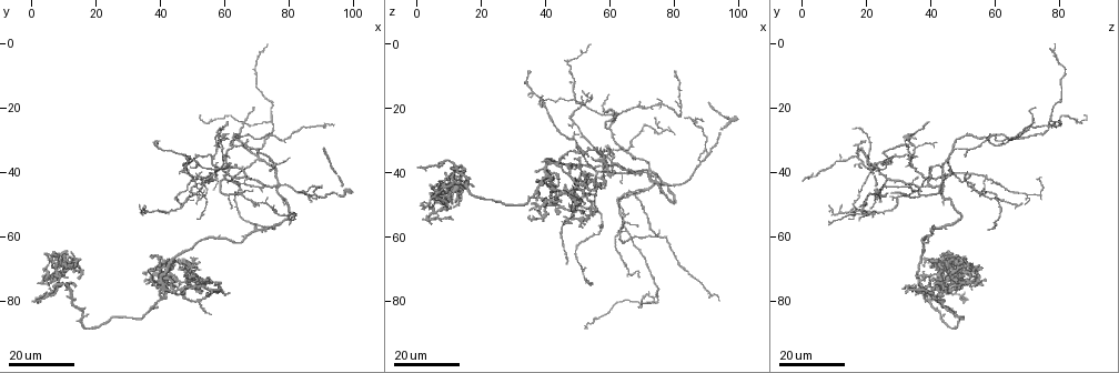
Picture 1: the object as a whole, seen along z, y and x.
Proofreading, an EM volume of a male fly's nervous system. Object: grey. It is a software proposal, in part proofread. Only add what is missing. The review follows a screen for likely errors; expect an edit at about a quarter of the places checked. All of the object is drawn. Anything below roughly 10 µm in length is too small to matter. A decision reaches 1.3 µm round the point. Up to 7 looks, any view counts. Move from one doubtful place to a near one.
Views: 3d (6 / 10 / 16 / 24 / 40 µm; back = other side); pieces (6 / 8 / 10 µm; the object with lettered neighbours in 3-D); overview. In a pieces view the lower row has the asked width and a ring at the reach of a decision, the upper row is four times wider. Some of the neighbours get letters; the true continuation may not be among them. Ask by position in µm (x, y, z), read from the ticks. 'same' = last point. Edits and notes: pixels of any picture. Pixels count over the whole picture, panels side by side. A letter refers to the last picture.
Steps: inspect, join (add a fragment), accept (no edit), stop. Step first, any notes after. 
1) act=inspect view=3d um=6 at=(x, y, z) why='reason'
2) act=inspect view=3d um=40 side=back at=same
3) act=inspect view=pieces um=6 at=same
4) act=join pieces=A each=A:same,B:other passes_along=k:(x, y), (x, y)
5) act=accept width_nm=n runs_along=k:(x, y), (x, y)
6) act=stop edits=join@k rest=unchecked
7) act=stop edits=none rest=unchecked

act=inspect view=3d um=24 at=(69, 20, 73) why='free end'

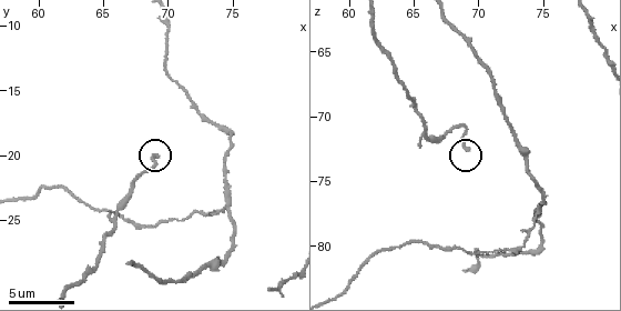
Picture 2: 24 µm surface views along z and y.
act=inspect view=pieces um=6 at=(69.2, 19.8, 72.4)

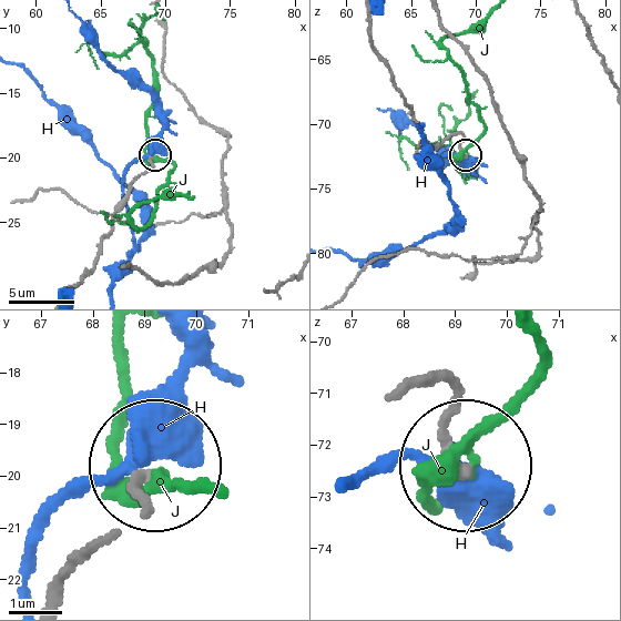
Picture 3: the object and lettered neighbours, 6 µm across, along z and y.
act=accept each=H:other,J:other runs_along=3:(428, 382), (450, 395), (446, 435), (464, 470) found='no lettered fragment goes on from it'

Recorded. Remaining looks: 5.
act=inspect view=3d um=24 at=(91, 32, 19) why='branch stops here'

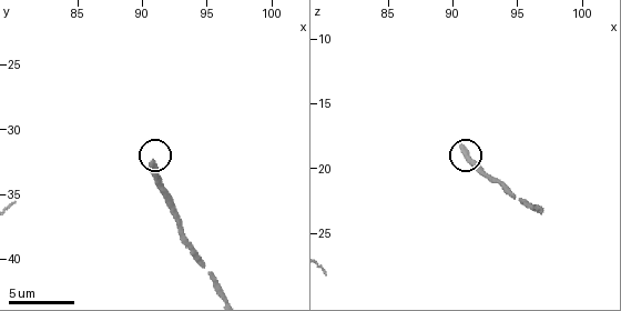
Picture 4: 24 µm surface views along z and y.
act=inspect view=pieces um=6 at=(90.8, 32.6, 18.4) why='see the neighbours'

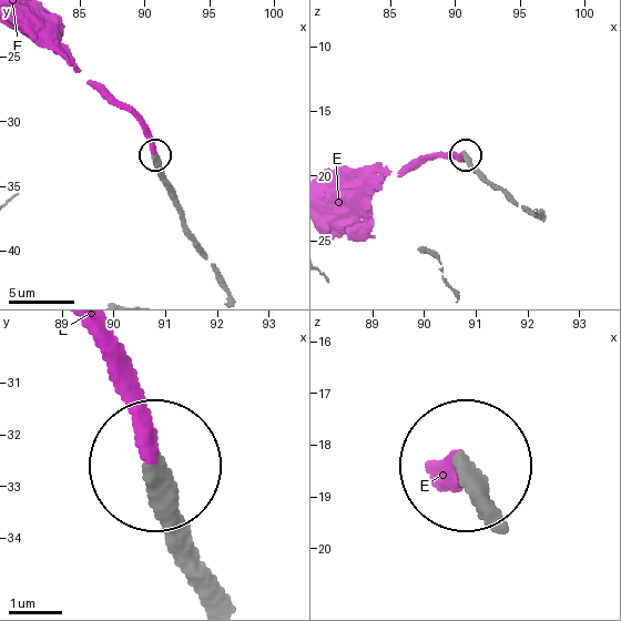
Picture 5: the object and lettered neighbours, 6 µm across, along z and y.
act=join pieces=E each=E:same passes_along=5:(214, 573), (99, 335) found='the neuron continues'

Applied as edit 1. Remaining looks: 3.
act=inspect view=3d um=16 at=(100, 46, 24) why='free end'

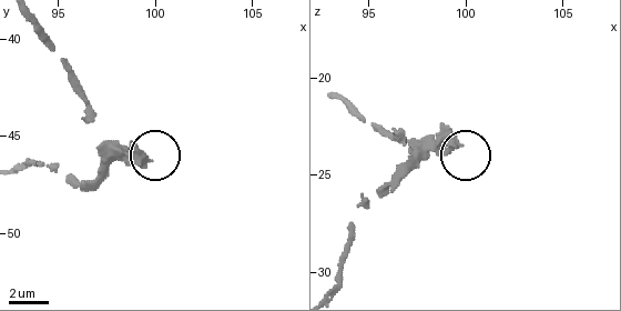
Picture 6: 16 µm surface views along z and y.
act=inspect view=pieces um=10 at=(99.7, 46.1, 23.5) why='what lies round it'

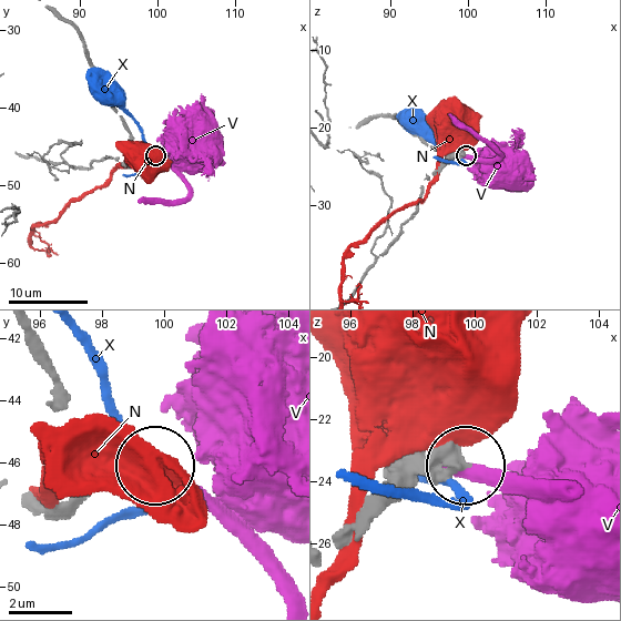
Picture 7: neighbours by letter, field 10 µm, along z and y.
act=accept each=N:other,V:other,X:other found='none of them fits'

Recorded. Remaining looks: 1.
act=stop edits=join@5 rest=unchecked

